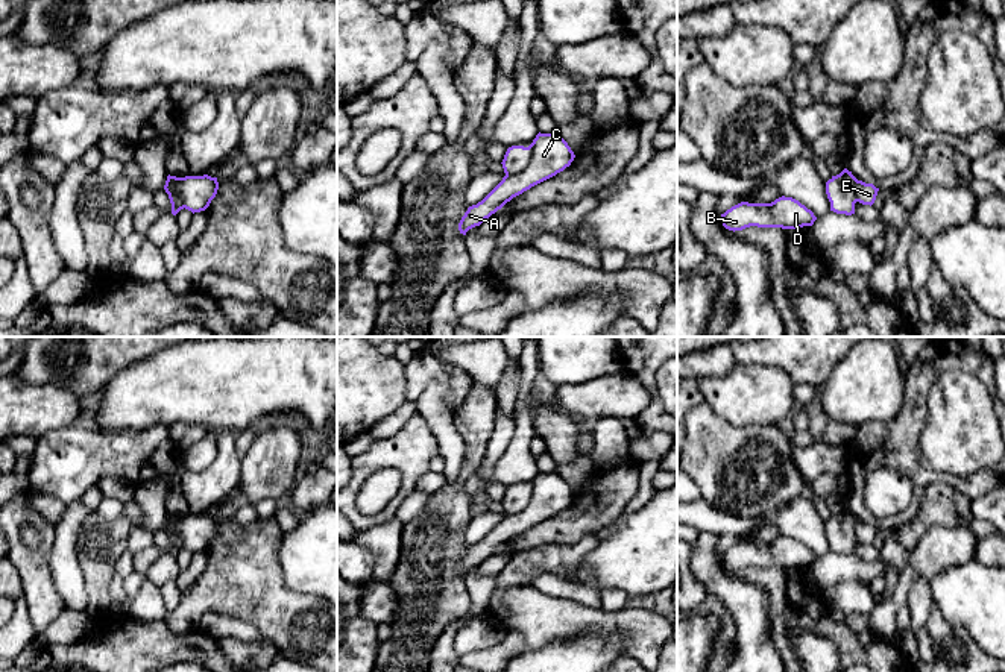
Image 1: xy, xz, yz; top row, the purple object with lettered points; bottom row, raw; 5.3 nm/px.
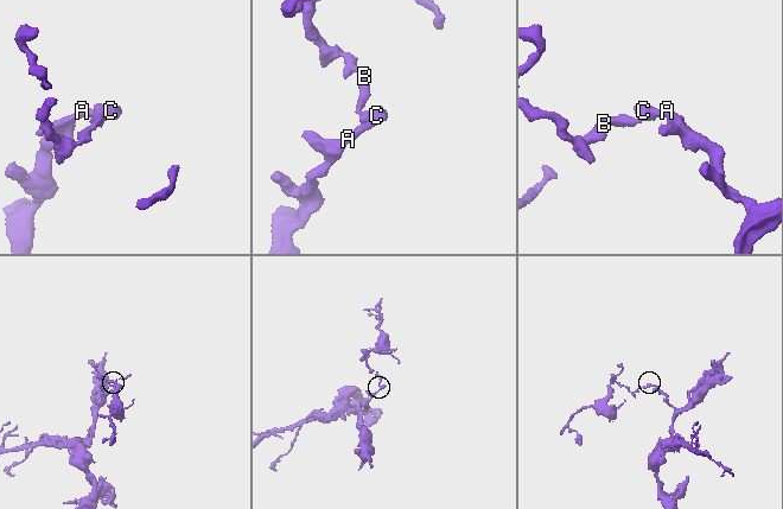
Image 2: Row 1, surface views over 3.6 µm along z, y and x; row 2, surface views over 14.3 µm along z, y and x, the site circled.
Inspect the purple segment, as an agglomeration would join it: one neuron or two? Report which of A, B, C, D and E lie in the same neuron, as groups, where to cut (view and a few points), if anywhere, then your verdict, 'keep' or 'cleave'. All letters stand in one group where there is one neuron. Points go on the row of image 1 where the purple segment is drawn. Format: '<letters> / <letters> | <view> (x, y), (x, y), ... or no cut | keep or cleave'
A C E / B D | xz (529, 147), (529, 163), (519, 172), (506, 175) | cleave

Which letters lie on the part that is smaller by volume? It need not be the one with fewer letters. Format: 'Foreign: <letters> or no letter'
Foreign: B, D

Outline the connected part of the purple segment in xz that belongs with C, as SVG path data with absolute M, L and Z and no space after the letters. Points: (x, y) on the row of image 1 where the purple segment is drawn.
M539 132L528 150L531 159L521 173L506 174L481 202L468 208L458 223L460 234L466 235L513 197L563 171L575 158L568 143L556 132Z

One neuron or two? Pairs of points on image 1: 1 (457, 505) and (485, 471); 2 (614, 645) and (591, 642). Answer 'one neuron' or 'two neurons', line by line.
1: two neurons
2: one neuron

